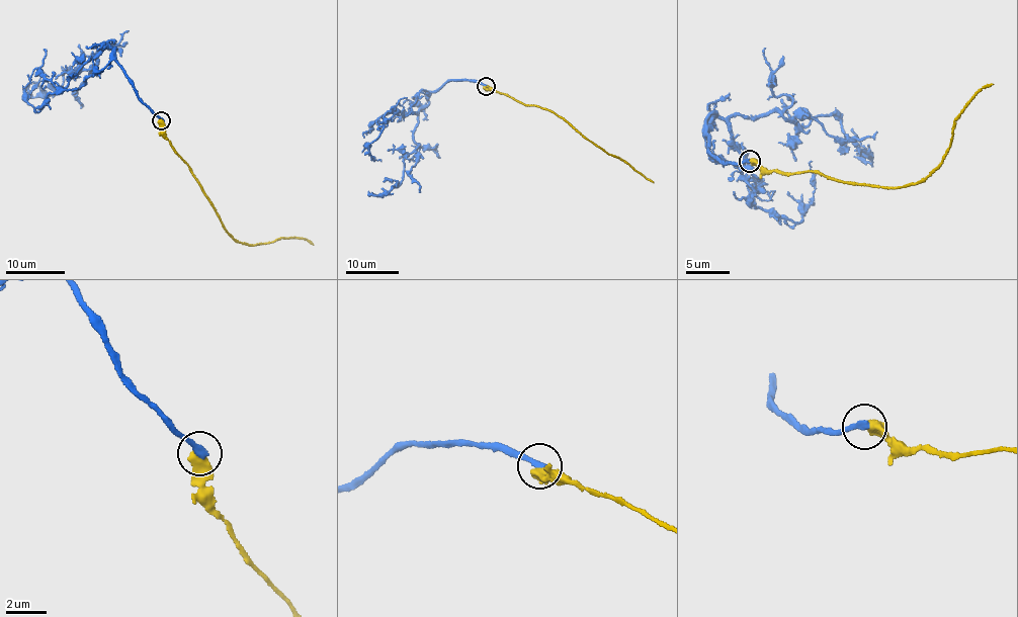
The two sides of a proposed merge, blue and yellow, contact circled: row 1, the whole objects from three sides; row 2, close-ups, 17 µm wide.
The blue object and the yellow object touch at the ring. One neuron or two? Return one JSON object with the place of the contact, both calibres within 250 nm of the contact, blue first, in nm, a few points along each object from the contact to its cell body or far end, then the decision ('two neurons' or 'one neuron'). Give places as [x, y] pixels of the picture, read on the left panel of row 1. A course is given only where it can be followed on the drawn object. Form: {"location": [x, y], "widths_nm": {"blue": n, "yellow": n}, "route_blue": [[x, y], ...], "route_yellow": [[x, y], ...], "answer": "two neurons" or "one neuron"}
{"location": [161, 120], "widths_nm": {"blue": 360, "yellow": 600}, "route_blue": [[162, 119], [146, 106], [115, 49], [93, 56], [95, 67], [68, 71], [48, 95], [33, 97], [28, 82]], "route_yellow": [[162, 119], [167, 138], [187, 163], [234, 239], [259, 245], [284, 238], [304, 238], [313, 244]], "answer": "two neurons"}

